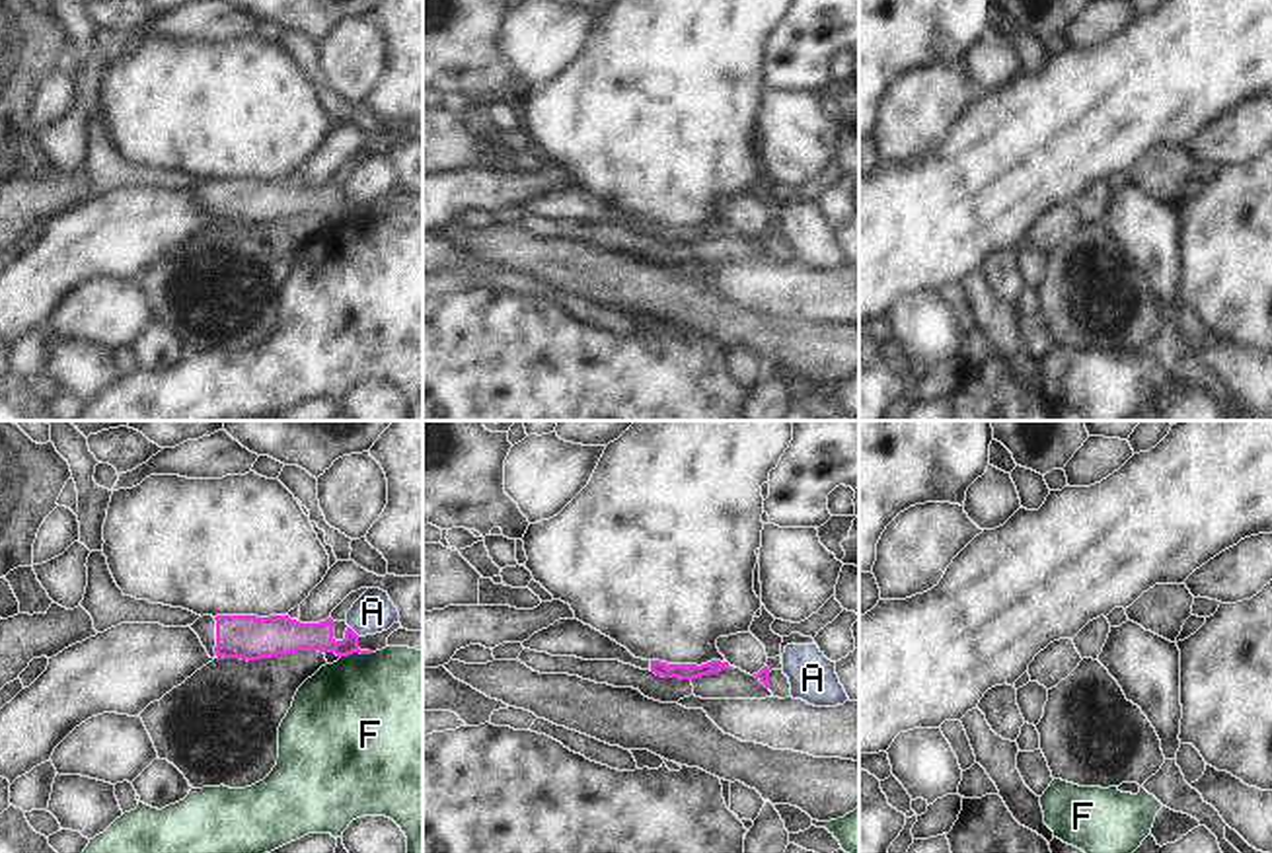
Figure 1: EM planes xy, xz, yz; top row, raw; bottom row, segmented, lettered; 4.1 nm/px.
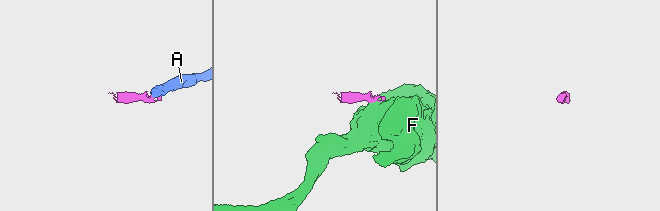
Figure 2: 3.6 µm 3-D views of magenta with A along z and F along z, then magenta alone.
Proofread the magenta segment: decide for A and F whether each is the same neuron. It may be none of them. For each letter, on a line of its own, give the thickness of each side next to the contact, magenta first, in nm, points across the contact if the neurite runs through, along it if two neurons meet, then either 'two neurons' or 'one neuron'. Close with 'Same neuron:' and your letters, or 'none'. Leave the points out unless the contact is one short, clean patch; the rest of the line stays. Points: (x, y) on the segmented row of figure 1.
A: 130/170 nm | along xy (349, 626), (359, 635) | two neurons
F: 120/460 nm | along xy (371, 653), (341, 657) | two neurons
Same neuron: none

